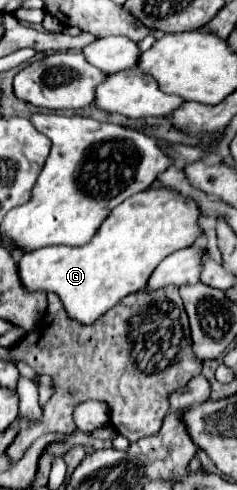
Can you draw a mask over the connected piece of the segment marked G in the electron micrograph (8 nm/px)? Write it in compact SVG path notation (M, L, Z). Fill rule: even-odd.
M148 188L114 208L88 244L78 248L46 246L26 252L18 264L20 280L32 292L56 292L70 318L92 324L124 296L142 290L166 256L192 246L204 234L200 216L194 198L170 188Z

